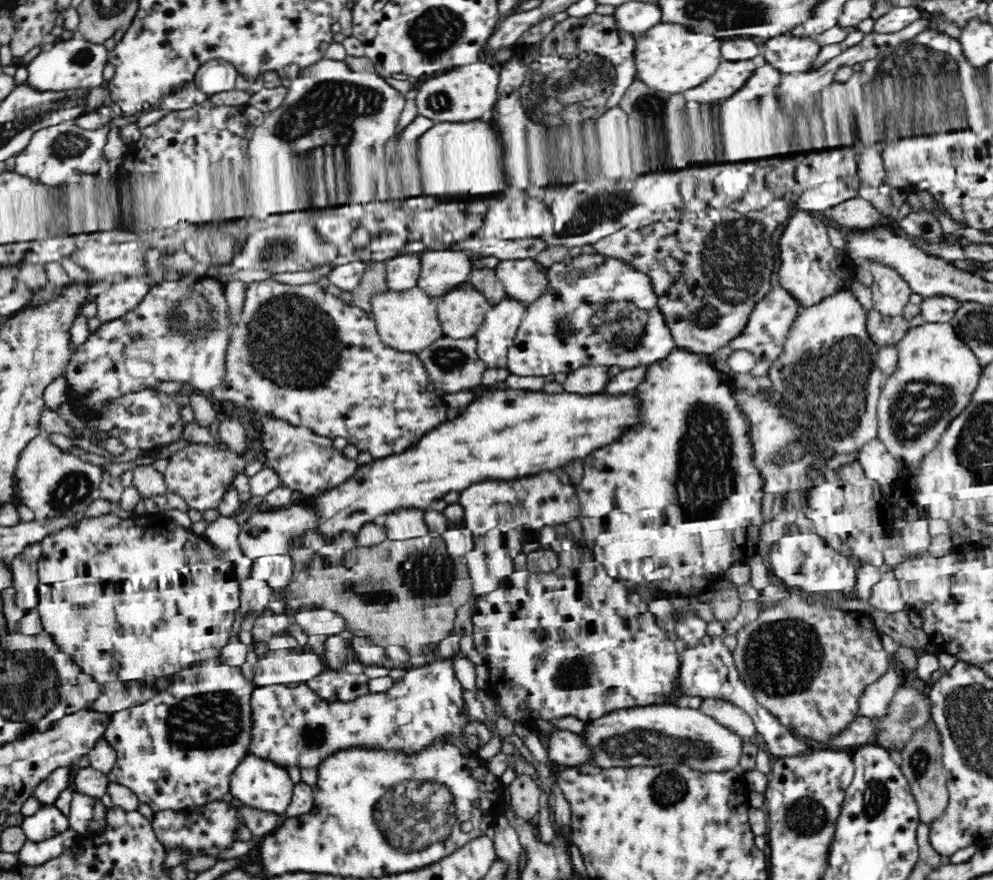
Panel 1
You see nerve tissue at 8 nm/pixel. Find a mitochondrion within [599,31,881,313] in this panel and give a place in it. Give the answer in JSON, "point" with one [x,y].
{"point":[736,259]}

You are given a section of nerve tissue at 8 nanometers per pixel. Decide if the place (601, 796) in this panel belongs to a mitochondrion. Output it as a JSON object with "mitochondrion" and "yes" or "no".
{"mitochondrion":"no"}

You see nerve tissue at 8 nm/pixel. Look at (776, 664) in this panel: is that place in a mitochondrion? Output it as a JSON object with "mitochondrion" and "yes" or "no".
{"mitochondrion":"yes"}

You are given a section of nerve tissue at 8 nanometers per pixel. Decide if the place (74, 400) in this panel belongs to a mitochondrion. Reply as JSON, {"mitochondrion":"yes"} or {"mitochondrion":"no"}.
{"mitochondrion":"no"}

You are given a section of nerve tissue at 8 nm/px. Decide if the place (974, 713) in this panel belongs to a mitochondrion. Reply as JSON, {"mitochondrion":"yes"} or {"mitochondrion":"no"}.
{"mitochondrion":"yes"}

